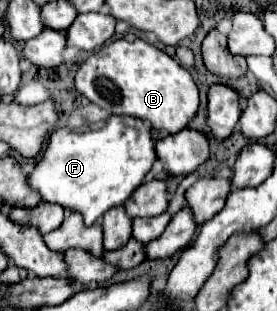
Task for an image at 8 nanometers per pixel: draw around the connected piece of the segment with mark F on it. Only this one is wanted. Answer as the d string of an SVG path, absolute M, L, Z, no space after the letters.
M111 116L87 130L57 128L35 168L27 174L27 184L43 202L59 204L83 216L85 226L97 222L109 208L121 206L143 182L155 162L155 142L151 130L131 116Z

